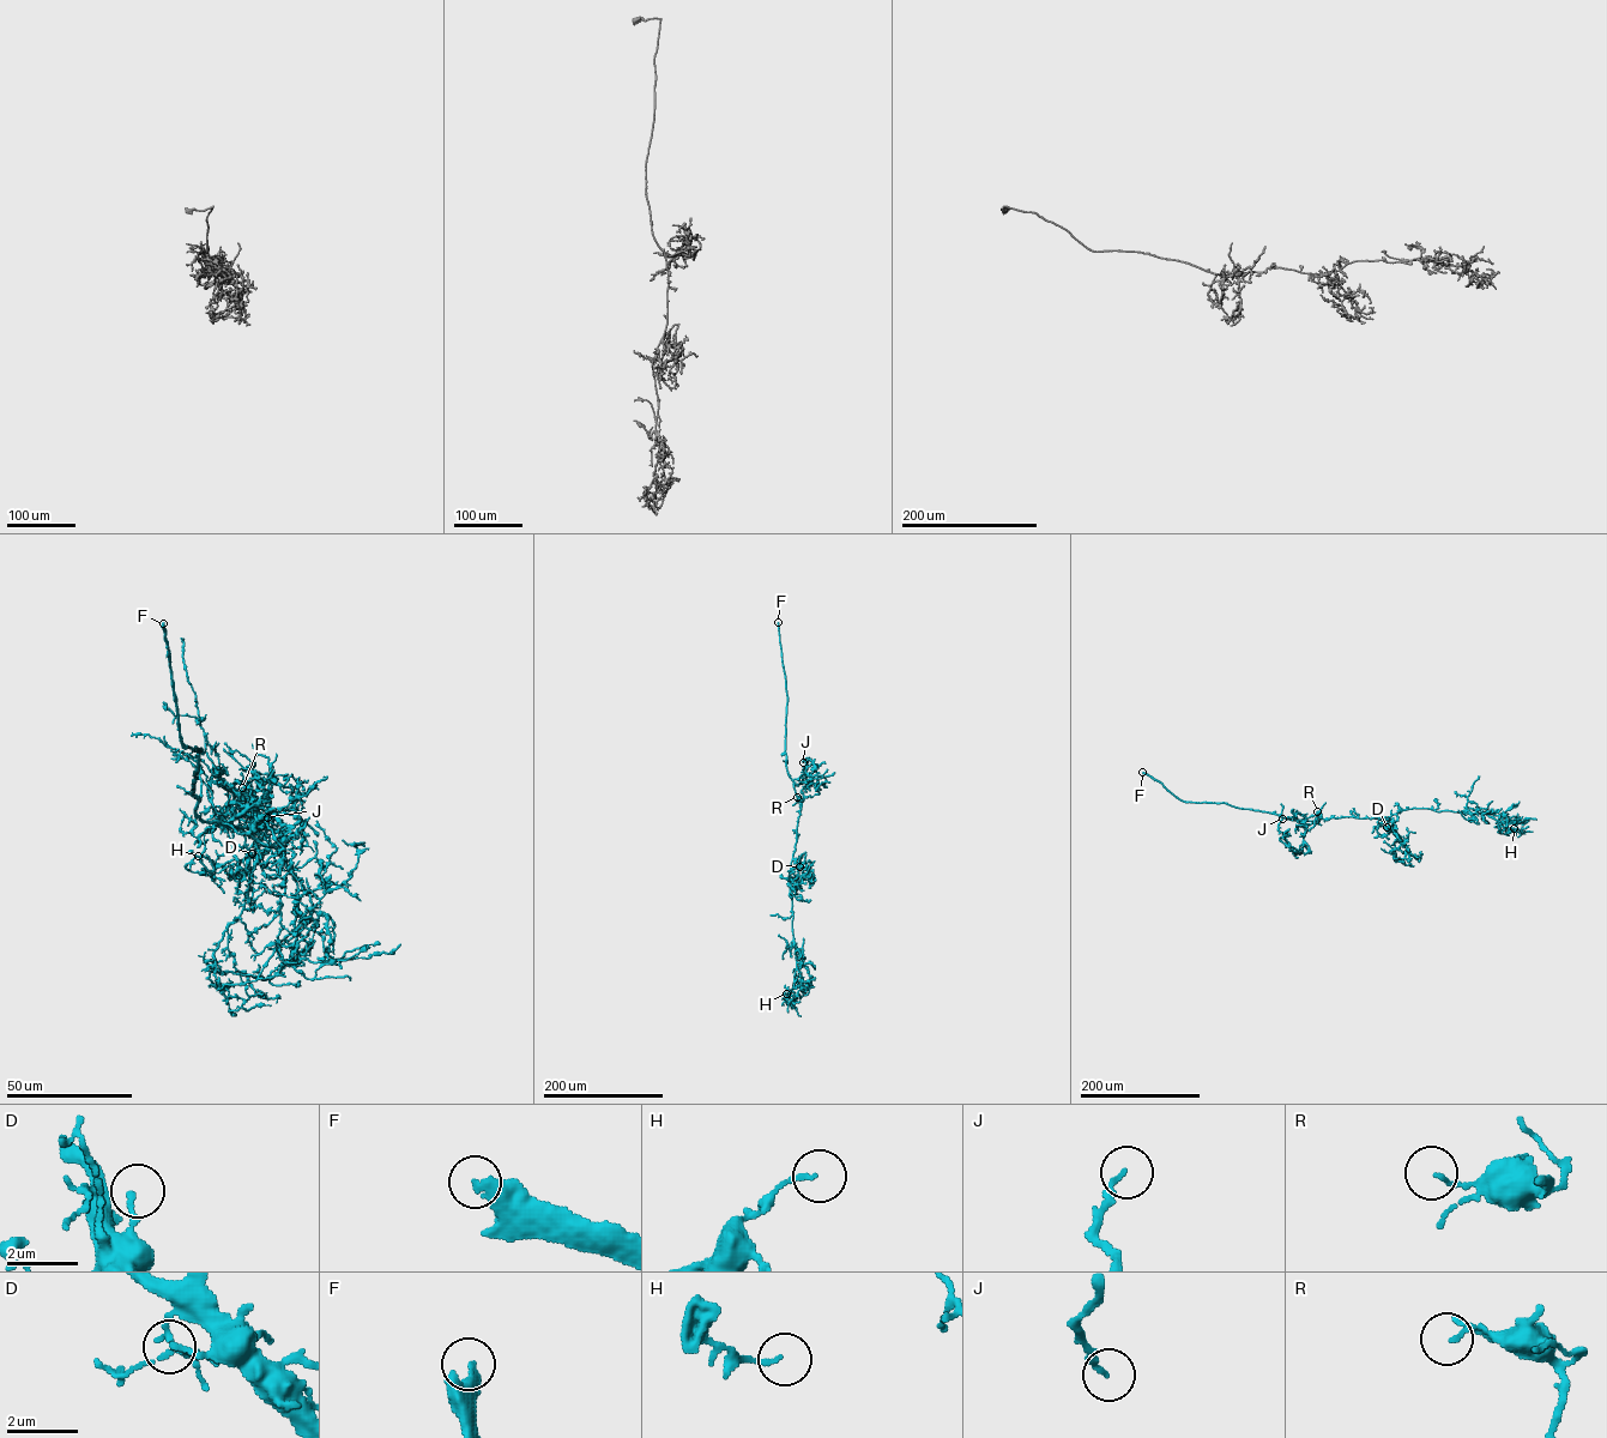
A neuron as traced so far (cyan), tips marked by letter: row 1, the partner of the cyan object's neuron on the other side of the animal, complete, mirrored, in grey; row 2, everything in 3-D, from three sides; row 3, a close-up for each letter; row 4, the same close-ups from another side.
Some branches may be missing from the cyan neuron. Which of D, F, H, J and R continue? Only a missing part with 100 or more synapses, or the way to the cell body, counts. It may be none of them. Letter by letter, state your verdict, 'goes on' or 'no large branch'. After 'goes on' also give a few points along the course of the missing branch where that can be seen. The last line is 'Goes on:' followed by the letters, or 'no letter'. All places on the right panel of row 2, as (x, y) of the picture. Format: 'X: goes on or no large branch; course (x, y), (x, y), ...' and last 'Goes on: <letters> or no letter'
D: no large branch
F: goes on; course (1142, 772), (1111, 757), (1083, 755), (1099, 750), (1097, 762), (1100, 763)
H: no large branch
J: no large branch
R: no large branch
Goes on: F

